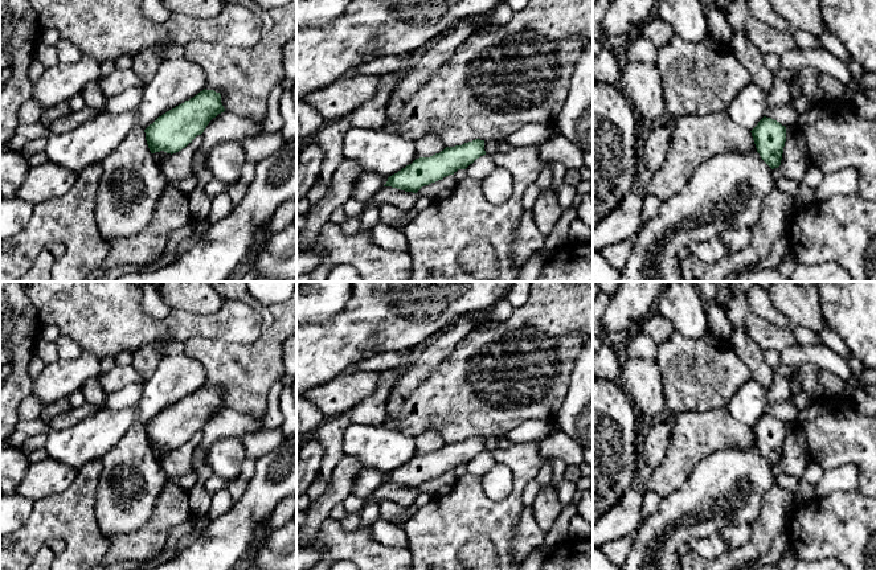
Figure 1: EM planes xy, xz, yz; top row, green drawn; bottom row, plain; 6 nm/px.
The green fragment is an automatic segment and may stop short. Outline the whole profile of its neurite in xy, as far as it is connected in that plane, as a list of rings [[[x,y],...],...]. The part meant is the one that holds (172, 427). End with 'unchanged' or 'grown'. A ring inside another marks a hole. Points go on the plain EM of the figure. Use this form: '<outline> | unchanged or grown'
[[[204,385],[159,413],[144,426],[151,450],[164,447],[172,451],[181,447],[224,407],[221,390]]] | unchanged

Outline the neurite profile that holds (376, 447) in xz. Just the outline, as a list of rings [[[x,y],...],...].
[[[349,423],[343,436],[344,455],[365,469],[389,473],[416,455],[416,438],[396,427]]]

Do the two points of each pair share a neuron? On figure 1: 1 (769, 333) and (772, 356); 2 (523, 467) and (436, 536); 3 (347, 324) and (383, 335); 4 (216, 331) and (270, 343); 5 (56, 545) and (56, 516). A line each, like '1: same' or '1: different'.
1: different
2: same
3: same
4: different
5: different

